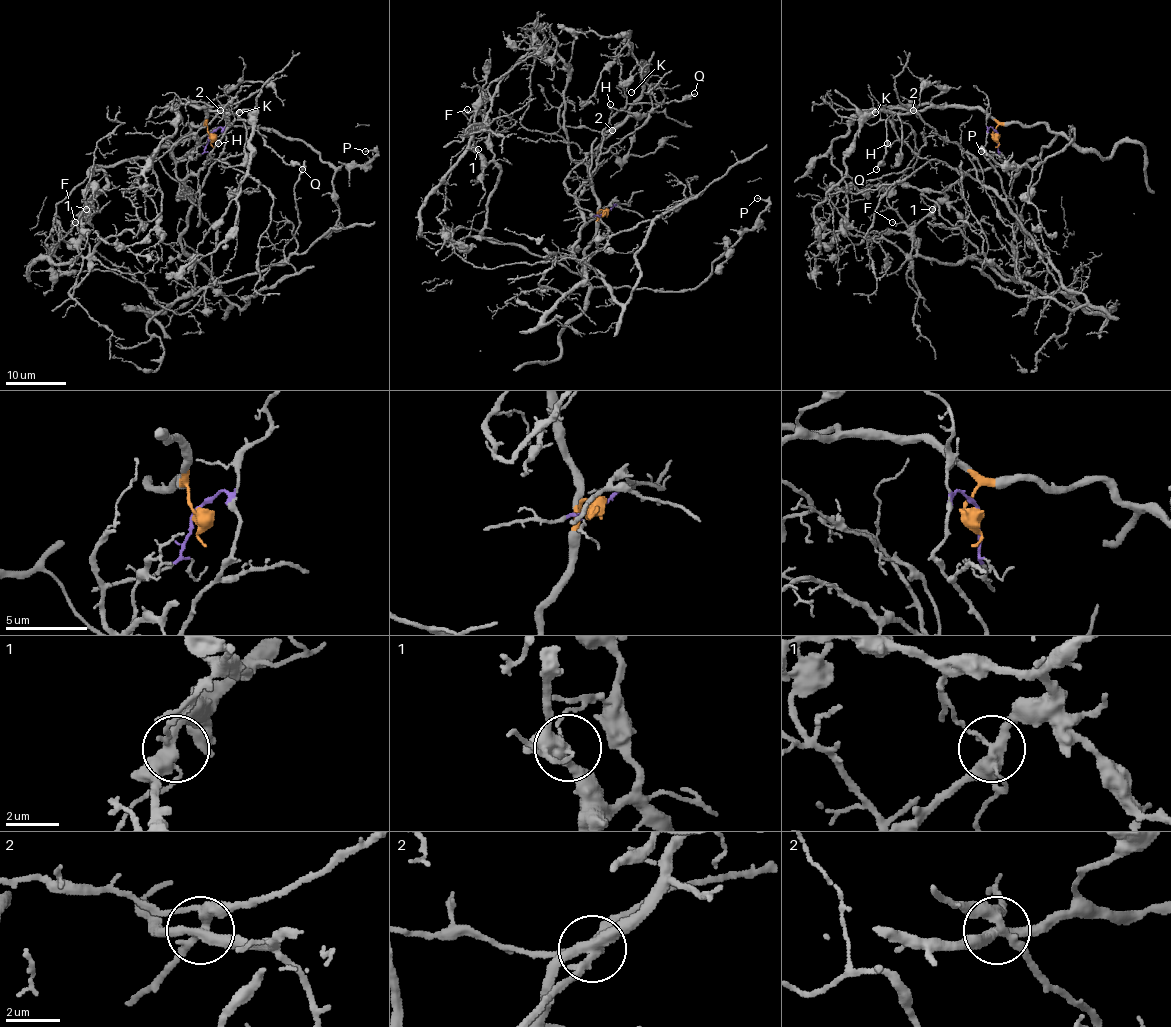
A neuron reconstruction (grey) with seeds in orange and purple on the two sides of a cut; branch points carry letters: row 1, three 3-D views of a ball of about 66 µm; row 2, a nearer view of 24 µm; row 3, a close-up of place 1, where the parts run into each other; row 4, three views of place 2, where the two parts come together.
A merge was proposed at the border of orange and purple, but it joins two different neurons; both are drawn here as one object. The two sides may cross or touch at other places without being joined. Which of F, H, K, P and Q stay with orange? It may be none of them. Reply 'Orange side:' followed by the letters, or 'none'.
Orange side: F, K, P

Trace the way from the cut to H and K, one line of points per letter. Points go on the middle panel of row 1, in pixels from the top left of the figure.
H: (601, 214), (617, 203), (614, 199), (585, 222), (576, 191), (596, 166), (610, 103)
K: (601, 214), (593, 193), (590, 159), (602, 137), (623, 120), (642, 87), (639, 85), (631, 93)

